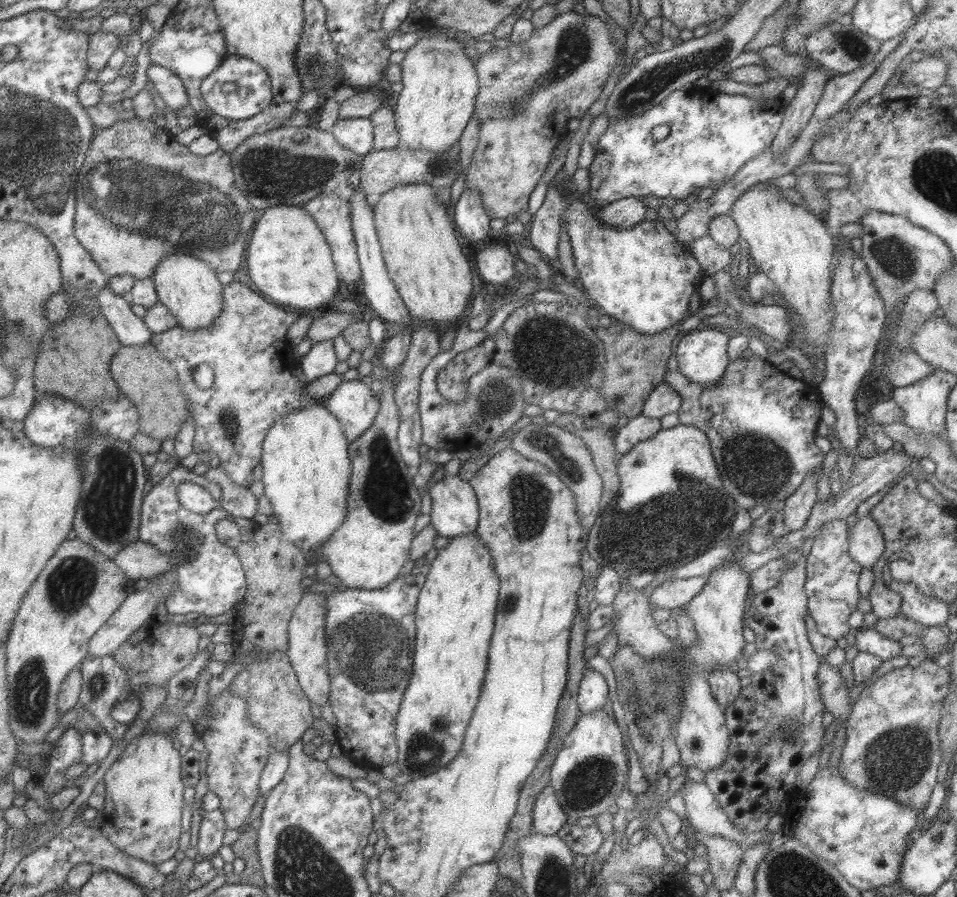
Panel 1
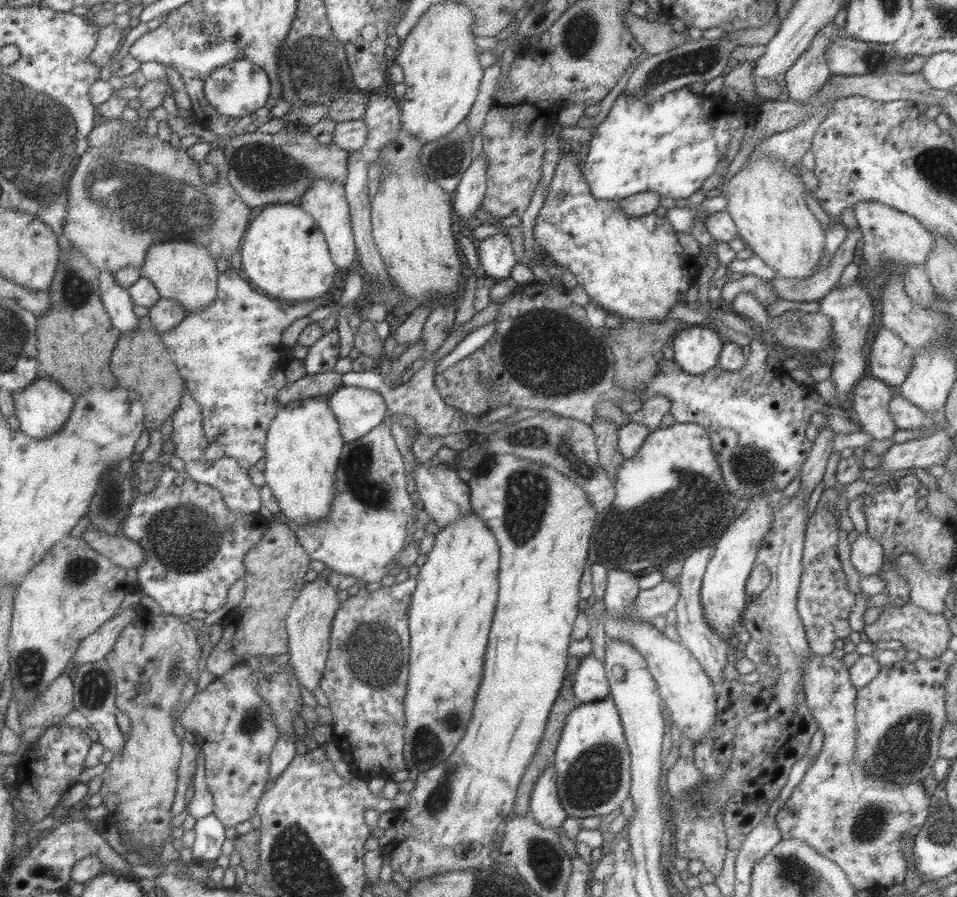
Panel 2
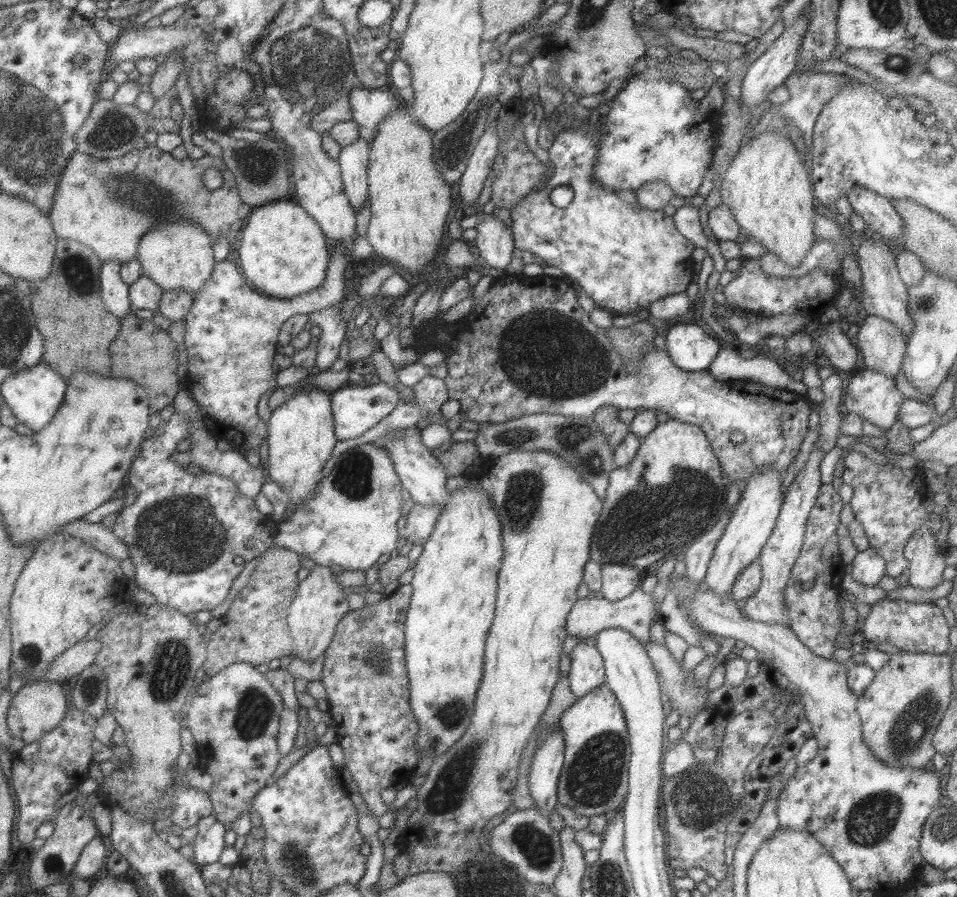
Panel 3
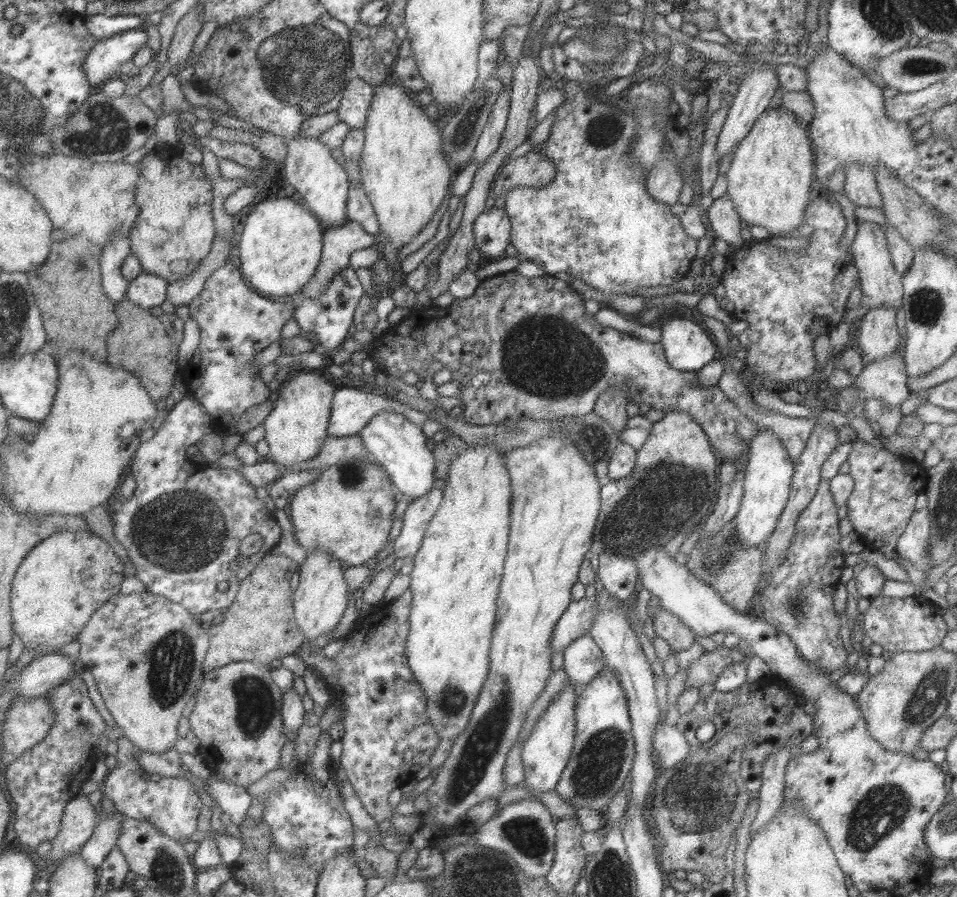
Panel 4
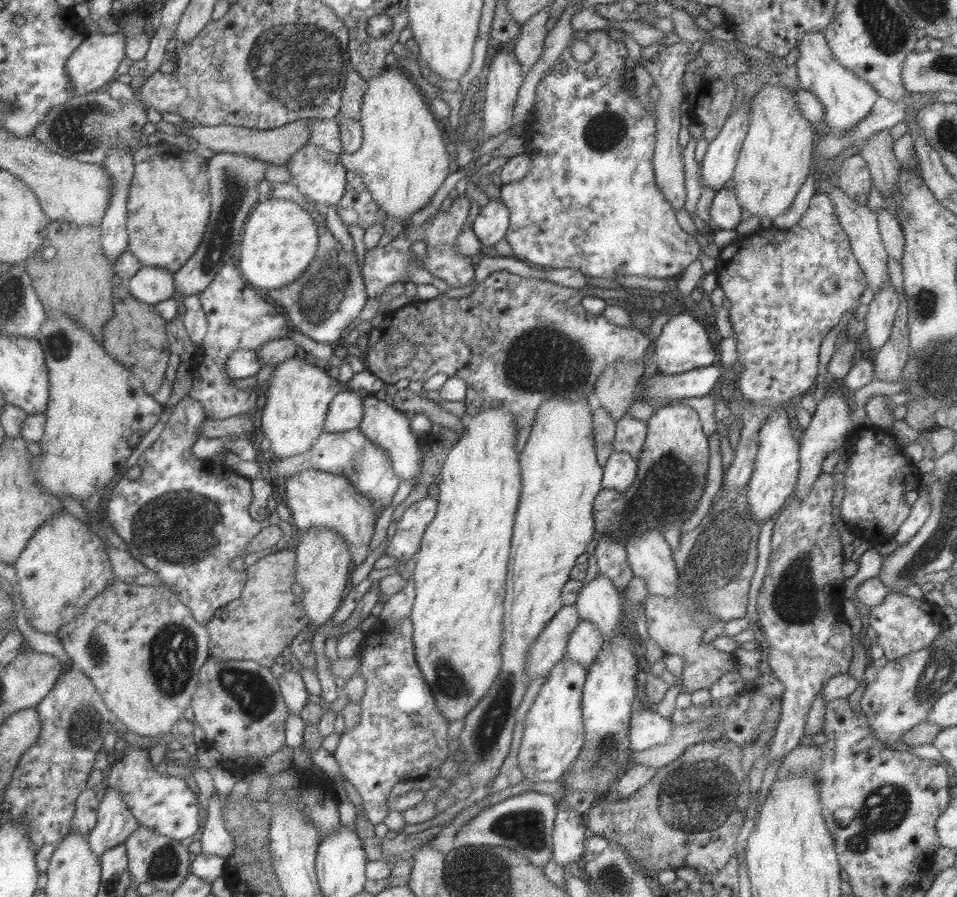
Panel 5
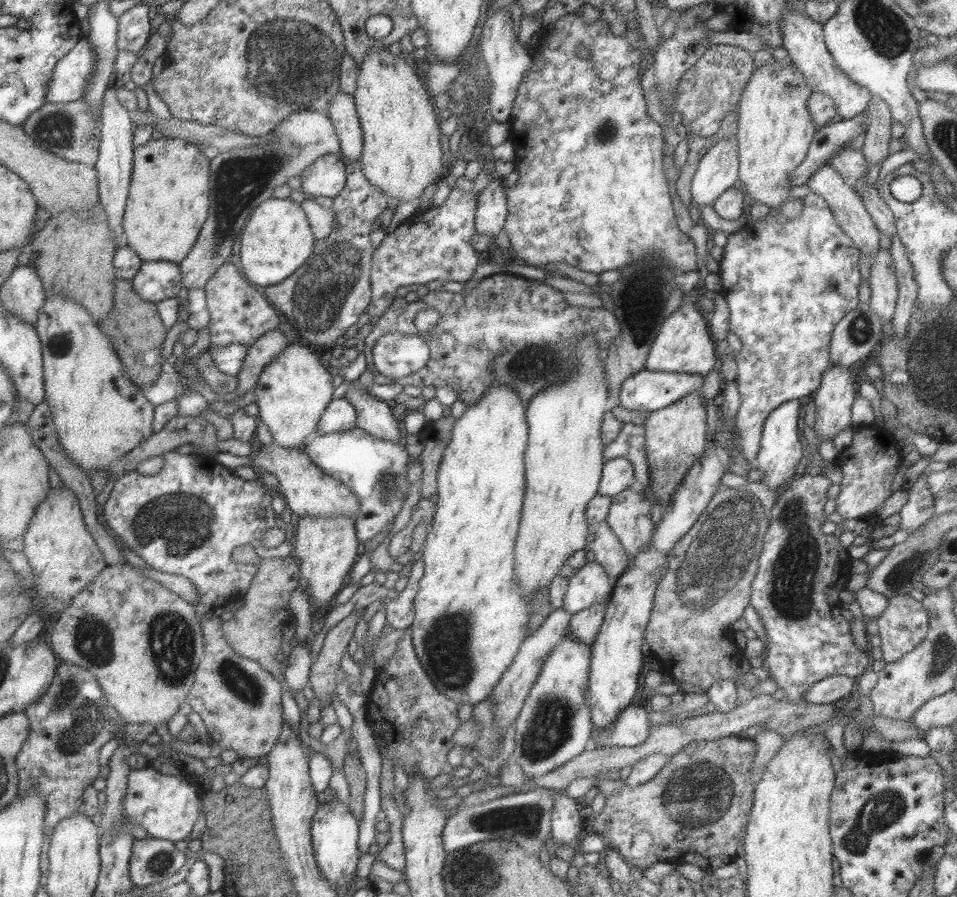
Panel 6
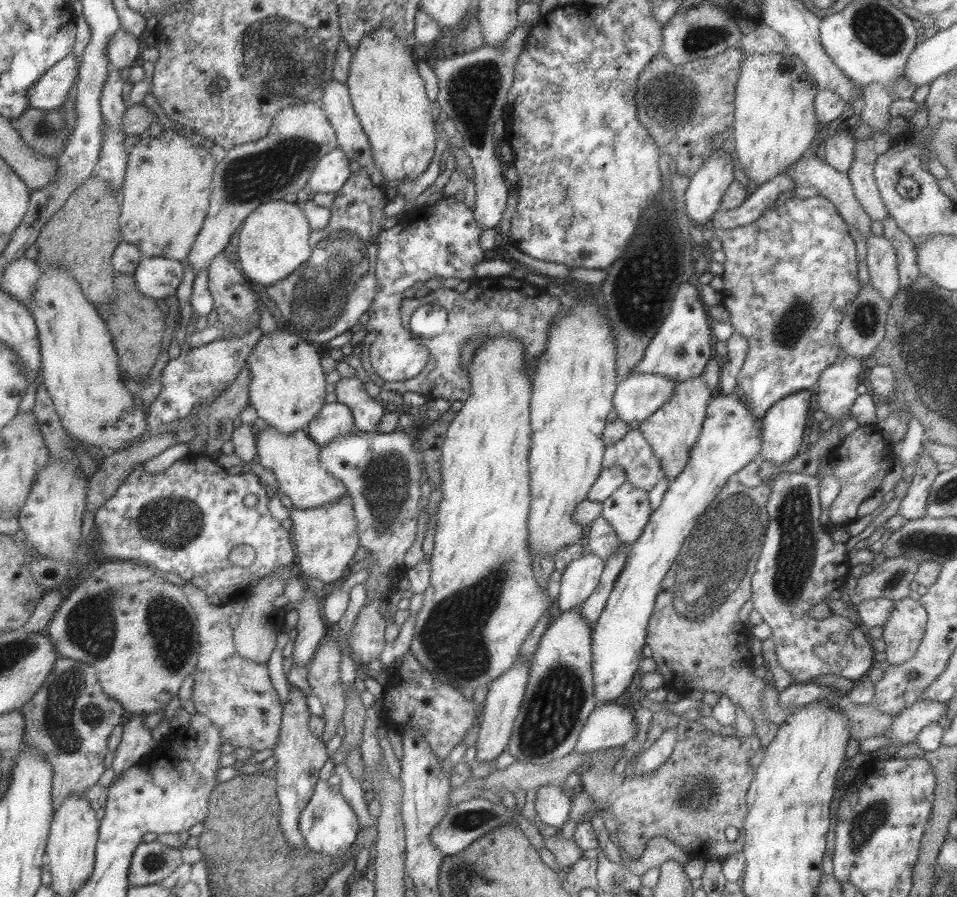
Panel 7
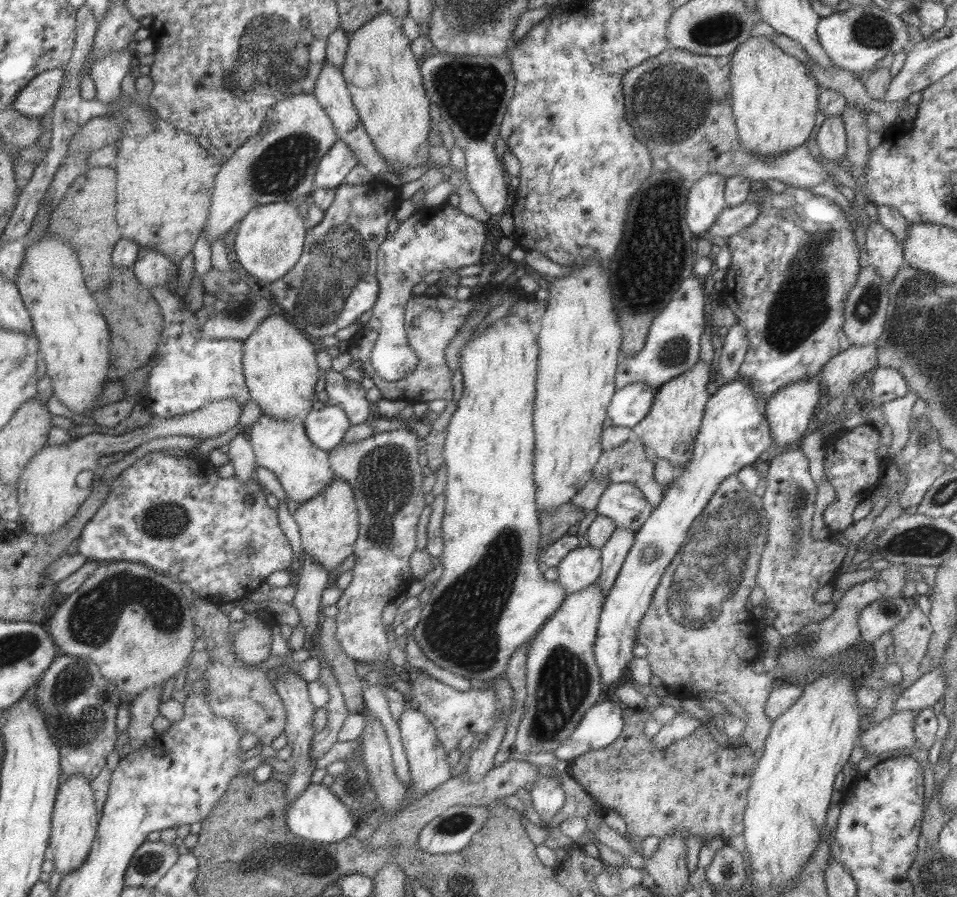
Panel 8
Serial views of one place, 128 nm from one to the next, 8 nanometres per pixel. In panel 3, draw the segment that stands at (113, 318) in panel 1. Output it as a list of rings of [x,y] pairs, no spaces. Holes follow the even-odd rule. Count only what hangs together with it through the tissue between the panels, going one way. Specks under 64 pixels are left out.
[[[103,261],[100,266],[99,284],[105,308],[118,319],[131,310],[128,299],[128,284],[120,277],[119,261]]]

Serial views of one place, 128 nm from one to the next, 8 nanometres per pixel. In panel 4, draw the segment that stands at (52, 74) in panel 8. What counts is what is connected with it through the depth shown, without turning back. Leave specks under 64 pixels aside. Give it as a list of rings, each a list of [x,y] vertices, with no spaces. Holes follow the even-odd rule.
[[[137,28],[115,33],[93,44],[81,65],[91,88],[98,89],[109,81],[118,66],[131,60],[134,52],[145,45],[146,39],[146,32]]]

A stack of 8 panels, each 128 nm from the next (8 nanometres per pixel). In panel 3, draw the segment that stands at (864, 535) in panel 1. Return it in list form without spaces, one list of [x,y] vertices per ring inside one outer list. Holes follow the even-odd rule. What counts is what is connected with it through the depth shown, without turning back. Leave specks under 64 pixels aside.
[[[873,547],[856,553],[851,562],[851,577],[856,583],[875,587],[885,573],[885,561],[877,555]]]

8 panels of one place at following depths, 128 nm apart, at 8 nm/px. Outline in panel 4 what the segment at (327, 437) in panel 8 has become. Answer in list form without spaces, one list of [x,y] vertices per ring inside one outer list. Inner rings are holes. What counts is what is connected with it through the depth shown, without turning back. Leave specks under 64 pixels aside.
[[[343,387],[335,389],[331,403],[328,425],[326,426],[326,434],[336,437],[346,437],[360,431],[363,425],[376,413],[382,410],[396,412],[402,414],[407,420],[413,424],[420,426],[425,419],[431,419],[430,414],[419,412],[412,408],[407,408],[404,404],[387,397],[382,390],[362,390],[354,387]]]

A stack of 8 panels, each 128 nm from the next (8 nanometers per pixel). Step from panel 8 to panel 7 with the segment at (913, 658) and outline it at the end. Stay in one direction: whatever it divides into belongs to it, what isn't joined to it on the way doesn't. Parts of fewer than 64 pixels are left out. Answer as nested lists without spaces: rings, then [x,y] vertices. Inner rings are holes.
[[[909,597],[893,602],[891,617],[883,625],[885,660],[889,665],[907,662],[917,651],[926,626],[926,611]]]

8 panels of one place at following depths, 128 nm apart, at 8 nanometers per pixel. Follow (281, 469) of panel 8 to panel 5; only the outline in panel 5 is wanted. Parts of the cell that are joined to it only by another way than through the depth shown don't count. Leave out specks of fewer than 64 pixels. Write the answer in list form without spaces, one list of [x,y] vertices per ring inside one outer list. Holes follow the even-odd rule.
[[[305,469],[286,476],[285,505],[290,512],[289,522],[295,530],[305,531],[311,527],[329,527],[341,535],[349,549],[349,556],[354,565],[359,565],[366,558],[367,545],[373,534],[373,525],[379,514],[374,512],[373,504],[343,474],[331,474],[315,469]]]

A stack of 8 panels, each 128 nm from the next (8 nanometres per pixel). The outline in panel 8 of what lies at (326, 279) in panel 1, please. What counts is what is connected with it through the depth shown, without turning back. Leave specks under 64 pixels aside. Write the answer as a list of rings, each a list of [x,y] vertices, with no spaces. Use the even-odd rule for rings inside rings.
[[[275,202],[255,205],[239,222],[234,238],[235,256],[248,274],[273,282],[281,280],[297,262],[306,235],[305,222],[298,215],[296,204]]]

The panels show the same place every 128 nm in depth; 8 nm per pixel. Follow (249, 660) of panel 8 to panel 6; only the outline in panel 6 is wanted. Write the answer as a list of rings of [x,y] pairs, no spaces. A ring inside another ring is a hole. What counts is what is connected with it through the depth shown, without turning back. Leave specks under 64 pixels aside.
[[[291,555],[283,559],[267,558],[260,560],[256,567],[257,573],[251,579],[241,607],[230,620],[221,622],[221,632],[227,645],[239,656],[256,660],[267,672],[277,676],[284,669],[275,659],[275,654],[281,647],[283,630],[294,619],[289,609],[289,596],[298,588],[298,561]]]

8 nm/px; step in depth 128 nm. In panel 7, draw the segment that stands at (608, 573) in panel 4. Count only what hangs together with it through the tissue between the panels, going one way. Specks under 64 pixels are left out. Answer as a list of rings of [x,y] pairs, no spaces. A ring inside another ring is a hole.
[[[599,514],[587,526],[585,535],[589,552],[601,558],[603,562],[609,560],[609,556],[620,545],[618,536],[612,526]]]

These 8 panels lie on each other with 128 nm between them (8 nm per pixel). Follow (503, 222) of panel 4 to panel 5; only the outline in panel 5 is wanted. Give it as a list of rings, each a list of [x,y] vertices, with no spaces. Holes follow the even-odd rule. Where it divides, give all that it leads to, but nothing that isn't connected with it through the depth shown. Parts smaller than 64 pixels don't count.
[[[500,198],[489,199],[484,206],[480,206],[475,220],[471,222],[471,231],[483,246],[493,246],[495,242],[499,242],[504,238],[507,228],[509,228],[509,212]]]

